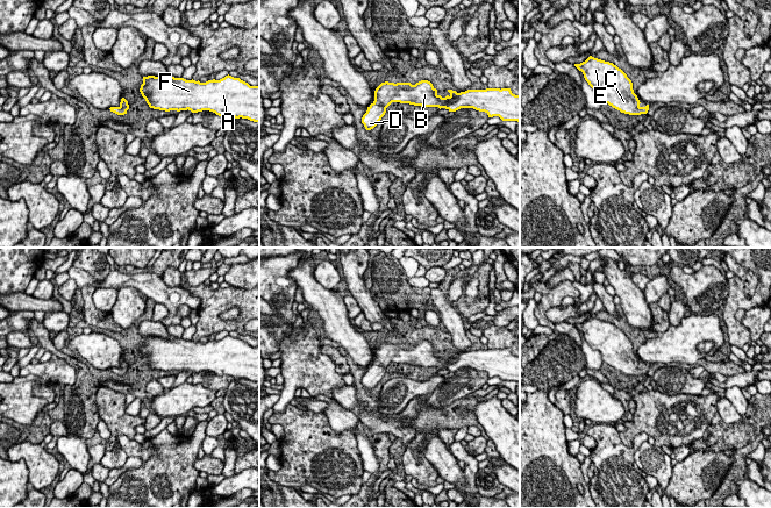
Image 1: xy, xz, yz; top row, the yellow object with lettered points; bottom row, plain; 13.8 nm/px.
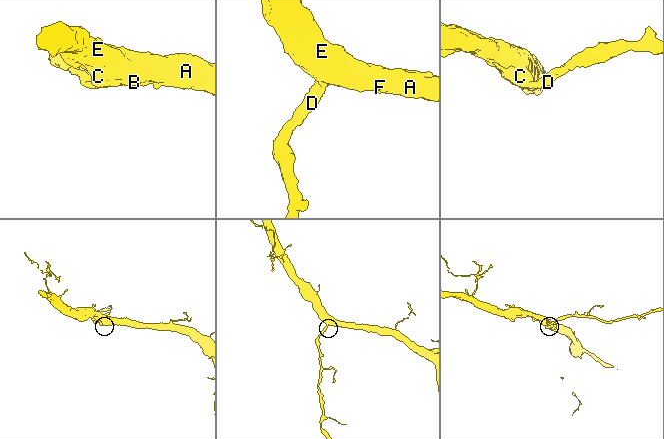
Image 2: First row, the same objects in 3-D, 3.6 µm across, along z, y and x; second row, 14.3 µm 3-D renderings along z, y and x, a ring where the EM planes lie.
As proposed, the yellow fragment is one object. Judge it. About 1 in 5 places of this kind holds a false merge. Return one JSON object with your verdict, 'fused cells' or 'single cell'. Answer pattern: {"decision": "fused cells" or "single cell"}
{"decision": "single cell"}

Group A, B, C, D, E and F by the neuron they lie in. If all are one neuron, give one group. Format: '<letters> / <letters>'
A B C D E F

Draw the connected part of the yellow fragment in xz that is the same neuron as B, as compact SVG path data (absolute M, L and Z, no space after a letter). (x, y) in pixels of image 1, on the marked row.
M421 80L415 85L381 83L374 91L374 101L367 107L362 123L366 130L373 129L392 102L438 107L449 112L473 108L485 112L488 117L499 116L502 121L520 122L520 95L513 94L511 88L467 90L461 93L448 90L448 92L450 94L442 98L428 80Z

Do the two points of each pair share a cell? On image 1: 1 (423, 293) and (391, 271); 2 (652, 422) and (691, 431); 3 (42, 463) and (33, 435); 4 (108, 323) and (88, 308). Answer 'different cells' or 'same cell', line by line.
1: same cell
2: same cell
3: different cells
4: same cell

